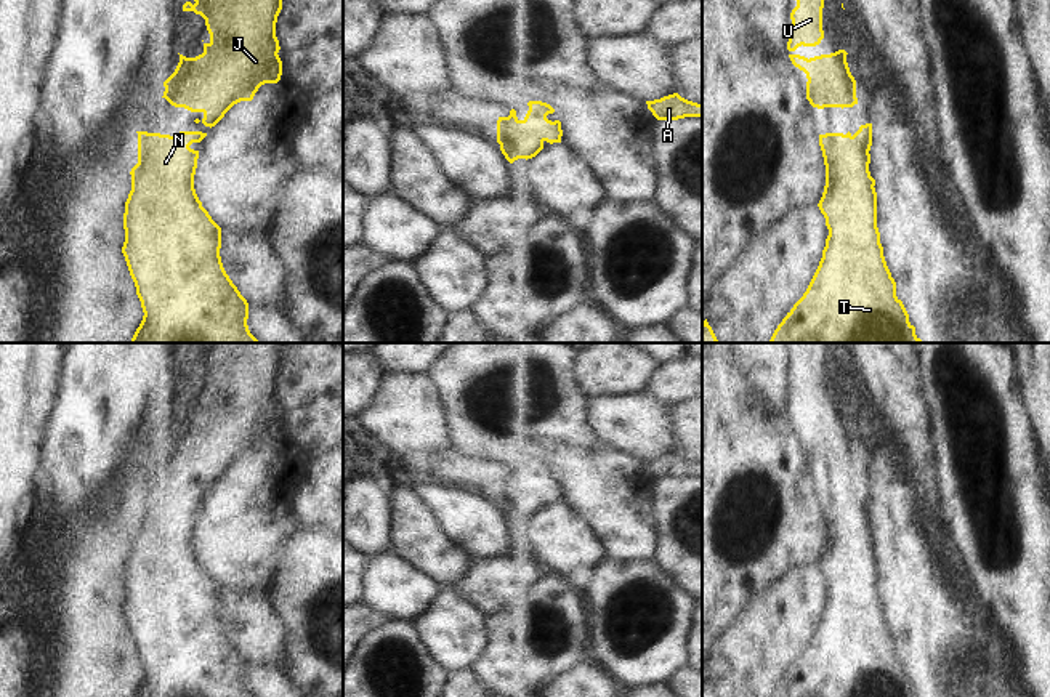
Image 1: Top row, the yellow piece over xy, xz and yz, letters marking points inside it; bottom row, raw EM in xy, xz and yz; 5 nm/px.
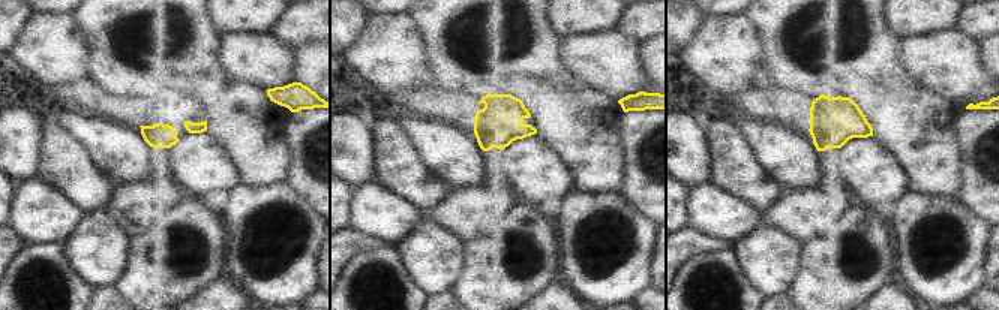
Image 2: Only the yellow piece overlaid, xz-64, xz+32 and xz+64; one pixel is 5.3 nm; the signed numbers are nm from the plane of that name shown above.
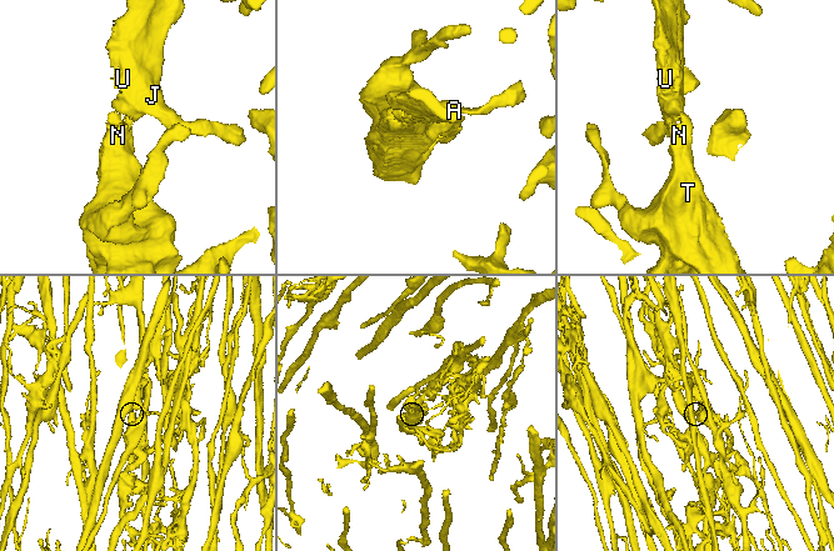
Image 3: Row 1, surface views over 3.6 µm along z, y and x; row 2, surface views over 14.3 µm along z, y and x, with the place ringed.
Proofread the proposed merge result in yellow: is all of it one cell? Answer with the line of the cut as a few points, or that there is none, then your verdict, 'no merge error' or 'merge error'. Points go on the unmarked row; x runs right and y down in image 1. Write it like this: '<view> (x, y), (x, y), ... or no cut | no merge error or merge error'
no cut | no merge error

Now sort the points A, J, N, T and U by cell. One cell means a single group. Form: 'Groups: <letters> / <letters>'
Groups: A J N T U.

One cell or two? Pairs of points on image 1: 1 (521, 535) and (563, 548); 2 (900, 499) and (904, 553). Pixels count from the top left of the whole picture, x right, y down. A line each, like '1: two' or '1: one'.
1: one
2: one

